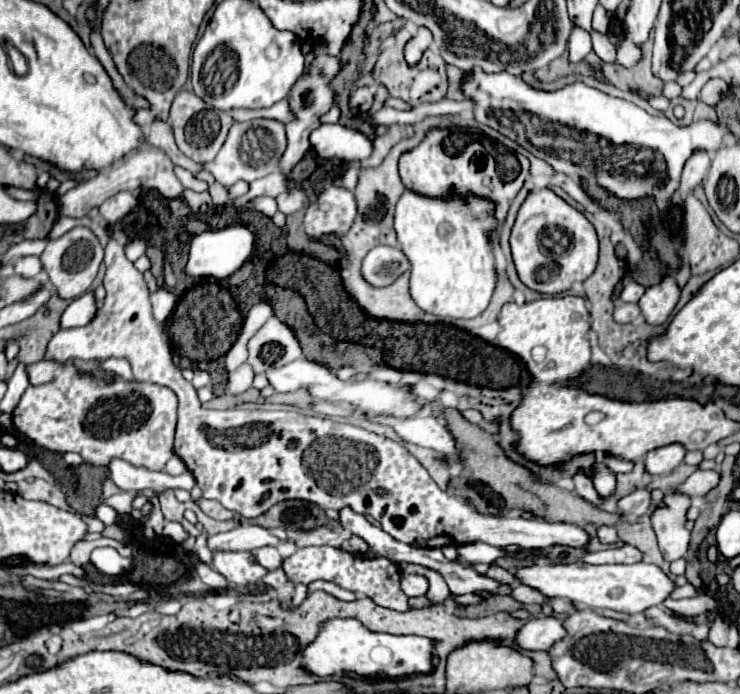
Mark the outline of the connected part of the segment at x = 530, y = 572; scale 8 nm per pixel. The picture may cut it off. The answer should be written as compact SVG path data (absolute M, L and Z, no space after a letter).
M533 563L515 569L515 579L547 597L565 597L579 607L613 609L629 615L643 613L649 607L663 605L677 587L657 565L587 565L587 563Z

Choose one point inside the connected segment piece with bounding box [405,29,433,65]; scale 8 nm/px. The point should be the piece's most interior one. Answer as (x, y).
(422, 40)

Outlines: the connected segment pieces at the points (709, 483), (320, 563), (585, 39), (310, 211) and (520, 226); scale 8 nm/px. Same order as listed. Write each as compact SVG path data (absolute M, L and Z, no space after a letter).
M699 469L685 483L681 483L677 491L687 493L689 497L705 497L717 483L719 483L719 473L717 471Z
M305 547L305 549L299 549L295 555L291 555L289 559L283 561L283 571L287 573L287 577L293 583L309 585L309 583L313 583L317 579L333 581L339 587L356 593L360 597L362 595L371 597L377 605L383 605L383 607L389 607L389 609L395 609L395 611L407 611L409 609L407 595L399 589L401 569L393 561L389 561L385 557L369 561L369 559L365 559L361 555L343 553L343 551L335 549L335 547Z
M575 25L571 35L569 35L567 49L569 49L569 61L571 63L585 61L585 57L591 53L591 33Z
M329 187L319 195L317 203L307 207L303 229L311 237L321 237L325 233L335 233L341 237L347 229L351 229L355 217L357 205L353 193L341 187Z
M551 189L531 191L519 207L513 231L511 253L523 285L543 295L569 291L575 281L583 283L599 261L599 241L593 225L575 207L567 205Z

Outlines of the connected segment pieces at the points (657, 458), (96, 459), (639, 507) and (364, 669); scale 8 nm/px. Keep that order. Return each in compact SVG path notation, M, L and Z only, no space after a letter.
M667 445L653 449L645 455L645 469L649 475L667 475L671 473L685 457L683 445Z
M67 363L61 369L61 375L51 383L27 387L17 409L13 411L13 423L17 430L29 441L57 453L79 453L85 463L105 465L113 457L125 459L133 465L147 467L151 471L163 471L165 463L173 457L173 439L175 439L175 421L177 421L177 397L171 389L151 383L125 383L117 377L115 383L105 383L103 379L91 381L83 379L81 371Z
M641 489L641 491L635 491L627 497L623 497L619 503L619 509L625 513L625 515L645 515L649 513L649 507L653 505L651 501L651 489Z
M329 619L323 623L317 639L305 649L303 667L319 677L347 673L351 677L407 677L429 673L433 669L433 643L417 635L387 635L371 633L357 619Z

